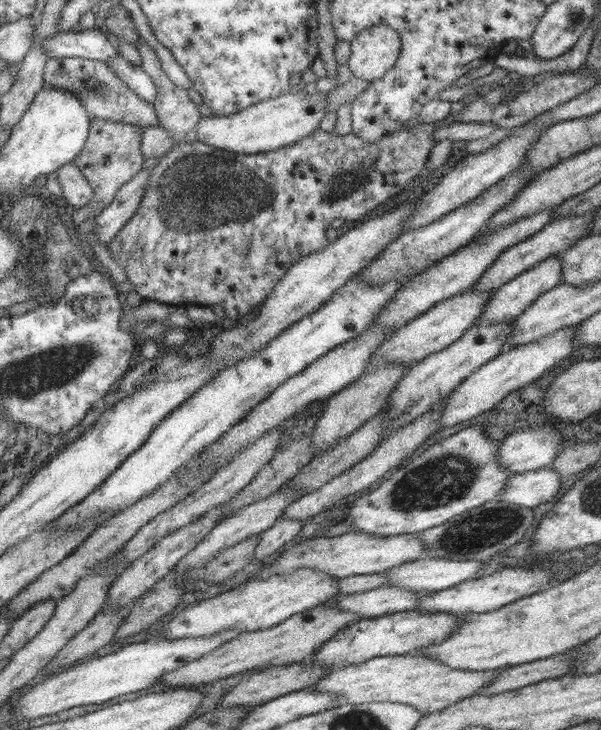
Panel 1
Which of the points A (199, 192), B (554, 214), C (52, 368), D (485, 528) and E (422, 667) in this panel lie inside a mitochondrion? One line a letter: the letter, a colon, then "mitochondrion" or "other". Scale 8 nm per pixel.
A: mitochondrion
B: other
C: mitochondrion
D: mitochondrion
E: other

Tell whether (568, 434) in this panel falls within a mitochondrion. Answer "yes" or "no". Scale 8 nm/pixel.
no

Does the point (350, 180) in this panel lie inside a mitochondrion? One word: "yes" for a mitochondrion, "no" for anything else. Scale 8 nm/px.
yes

